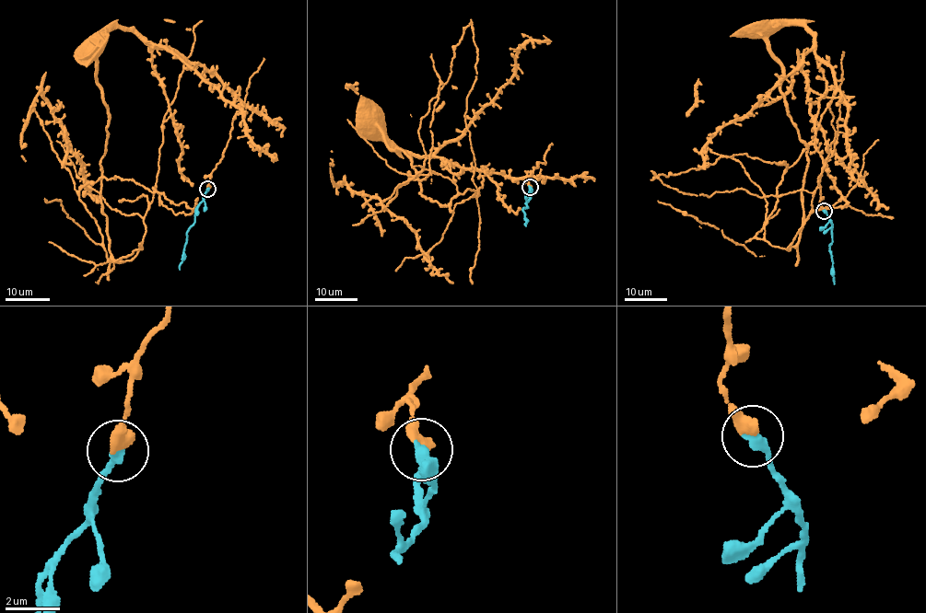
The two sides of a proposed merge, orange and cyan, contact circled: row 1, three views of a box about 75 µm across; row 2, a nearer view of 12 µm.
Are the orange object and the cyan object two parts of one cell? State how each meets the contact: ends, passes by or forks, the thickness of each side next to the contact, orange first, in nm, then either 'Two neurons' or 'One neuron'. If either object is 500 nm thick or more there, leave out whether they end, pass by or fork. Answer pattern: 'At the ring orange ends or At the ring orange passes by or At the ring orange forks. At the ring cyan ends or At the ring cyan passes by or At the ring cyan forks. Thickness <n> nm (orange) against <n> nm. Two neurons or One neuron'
At the ring orange ends. At the ring cyan ends. Thickness 480 nm (orange) against 400 nm. One neuron

